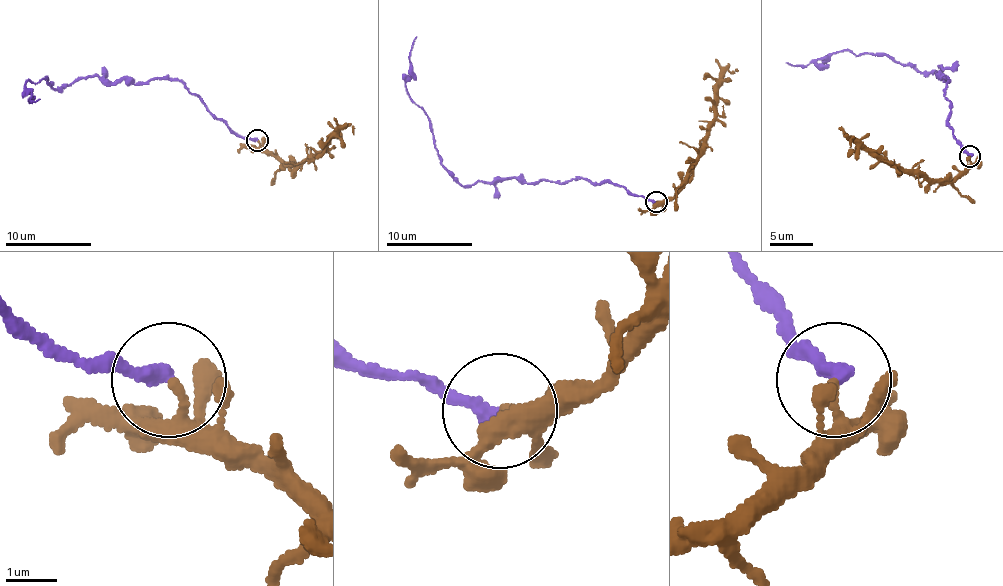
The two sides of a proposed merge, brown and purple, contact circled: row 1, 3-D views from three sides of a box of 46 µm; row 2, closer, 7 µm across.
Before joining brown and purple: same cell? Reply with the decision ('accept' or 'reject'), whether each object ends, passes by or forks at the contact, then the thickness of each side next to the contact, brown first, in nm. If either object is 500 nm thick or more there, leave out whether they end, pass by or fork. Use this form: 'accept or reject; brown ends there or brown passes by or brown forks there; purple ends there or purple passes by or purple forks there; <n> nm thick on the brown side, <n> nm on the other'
reject; brown ends there; purple ends there; 180 nm thick on the brown side, 320 nm on the other

